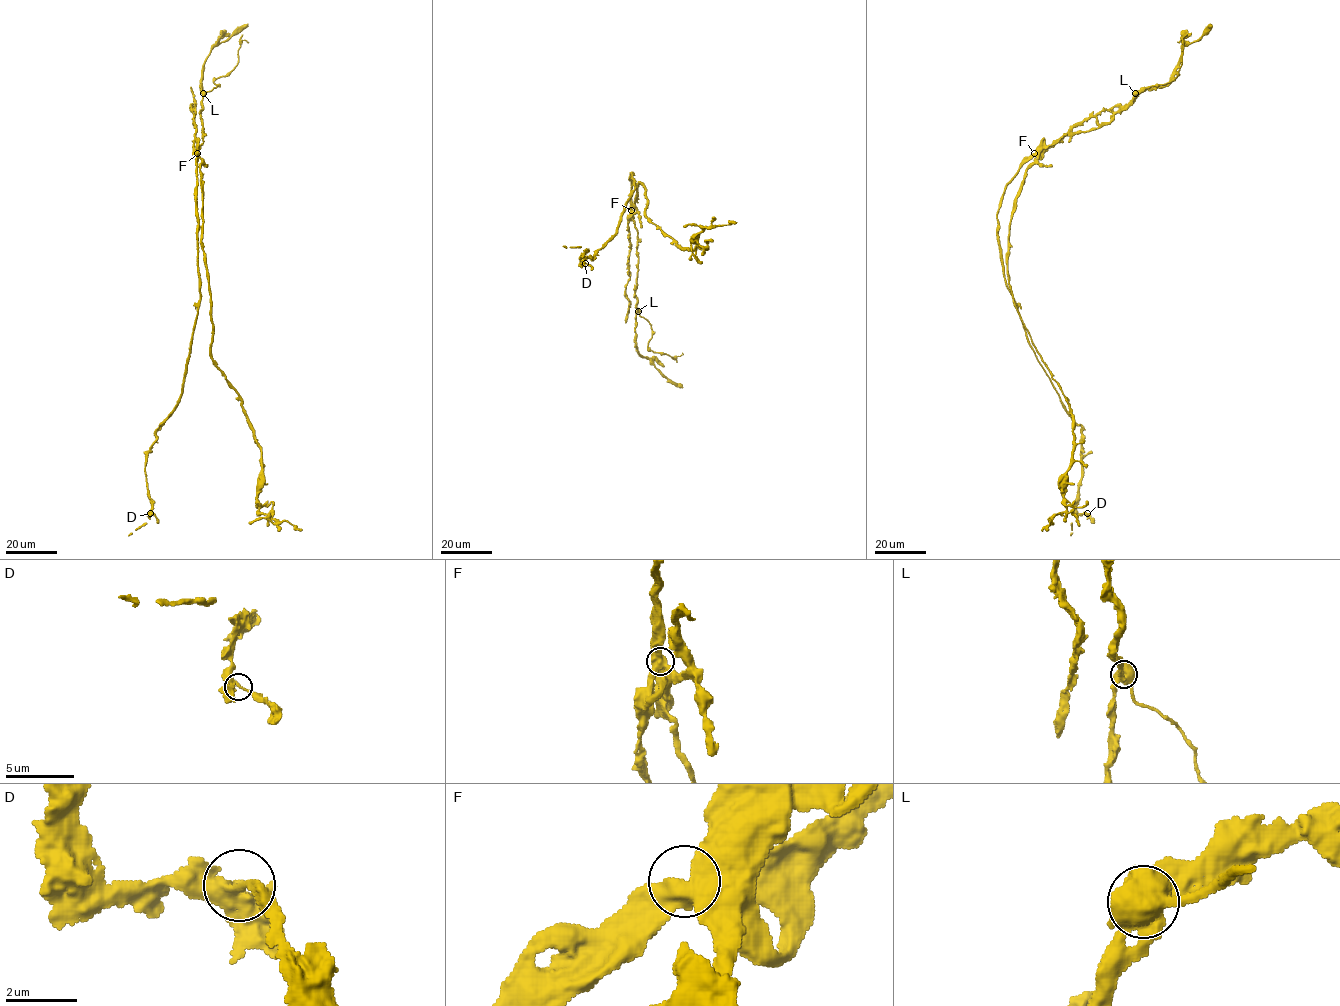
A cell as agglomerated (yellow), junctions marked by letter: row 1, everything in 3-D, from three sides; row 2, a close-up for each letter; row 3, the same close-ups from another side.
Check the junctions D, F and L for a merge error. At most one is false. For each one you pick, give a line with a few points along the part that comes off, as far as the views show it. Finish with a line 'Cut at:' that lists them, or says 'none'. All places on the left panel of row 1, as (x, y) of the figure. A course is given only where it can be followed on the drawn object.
L: foreign part runs (203, 93), (216, 86), (213, 81), (226, 76), (237, 65), (241, 42), (247, 42)
Cut at: L

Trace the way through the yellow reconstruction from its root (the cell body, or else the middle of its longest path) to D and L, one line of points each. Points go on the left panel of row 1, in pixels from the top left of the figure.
D: (201, 162), (198, 155), (199, 302), (183, 391), (157, 430), (156, 441), (147, 454), (145, 479), (150, 513)
L: (201, 162), (198, 148), (203, 143), (203, 93)

